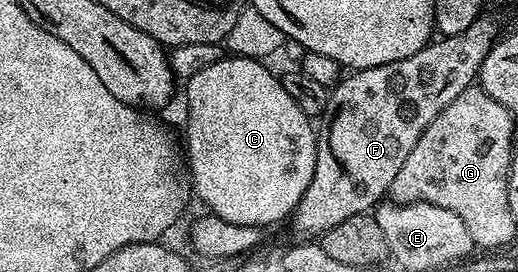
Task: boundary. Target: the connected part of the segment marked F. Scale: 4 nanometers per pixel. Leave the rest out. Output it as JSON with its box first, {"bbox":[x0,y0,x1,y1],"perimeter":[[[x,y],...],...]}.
{"bbox":[290,17,501,244],"perimeter":[[[480,17],[464,32],[436,38],[413,53],[413,57],[405,57],[405,61],[389,61],[389,65],[351,71],[348,79],[347,76],[340,78],[329,95],[327,128],[321,131],[315,145],[313,181],[309,189],[305,189],[290,220],[296,244],[318,240],[329,229],[333,229],[333,225],[341,225],[341,221],[349,221],[349,217],[354,215],[368,214],[390,192],[393,177],[397,177],[401,165],[405,165],[405,157],[409,157],[413,145],[421,141],[421,133],[425,133],[433,117],[437,117],[437,113],[441,113],[449,101],[456,99],[466,87],[478,80],[481,65],[500,34],[501,27],[493,20]]]}

